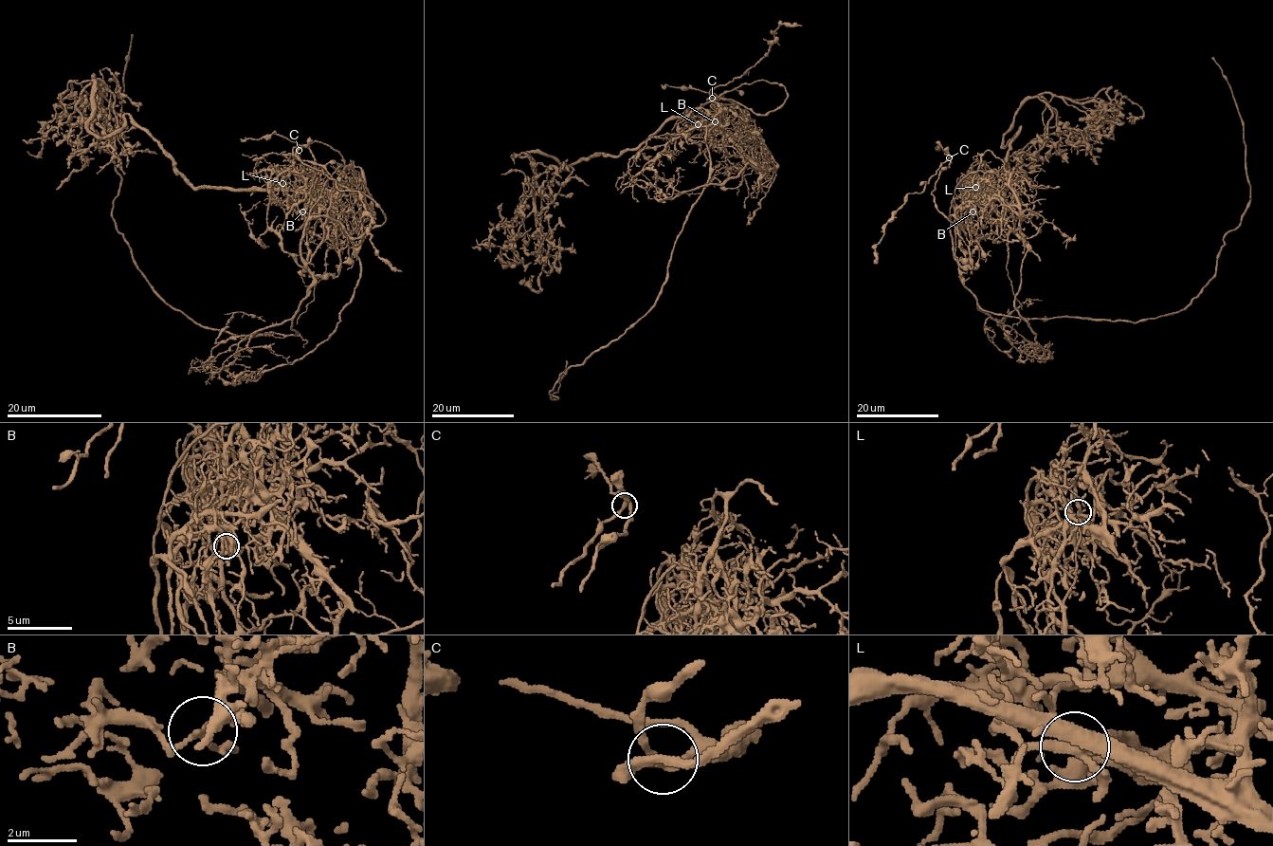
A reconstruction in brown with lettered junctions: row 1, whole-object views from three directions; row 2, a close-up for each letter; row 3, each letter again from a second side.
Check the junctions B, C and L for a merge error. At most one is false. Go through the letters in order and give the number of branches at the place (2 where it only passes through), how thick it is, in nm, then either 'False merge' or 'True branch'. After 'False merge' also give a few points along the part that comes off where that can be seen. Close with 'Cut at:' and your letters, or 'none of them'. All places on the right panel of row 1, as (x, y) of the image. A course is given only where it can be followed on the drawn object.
B: Branches: 3. Thickness 150 nm. False merge. Course of the part to remove: (972, 211), (976, 248), (959, 275), (986, 310), (1135, 321), (1184, 309), (1249, 200), (1244, 122), (1212, 57)
C: Branches: 3. Thickness 240 nm. True branch
L: Branches: 3. Thickness 240 nm. True branch
Cut at: B

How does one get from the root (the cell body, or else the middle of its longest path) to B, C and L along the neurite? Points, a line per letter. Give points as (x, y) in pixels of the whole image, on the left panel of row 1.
B: (298, 306), (307, 296), (313, 281), (313, 274), (306, 267), (307, 219), (302, 211)
C: (298, 306), (328, 217), (354, 238), (385, 220), (372, 200), (299, 159), (299, 150)
L: (298, 306), (313, 281), (306, 267), (307, 219), (302, 212), (306, 196), (302, 188), (289, 189), (282, 183)

